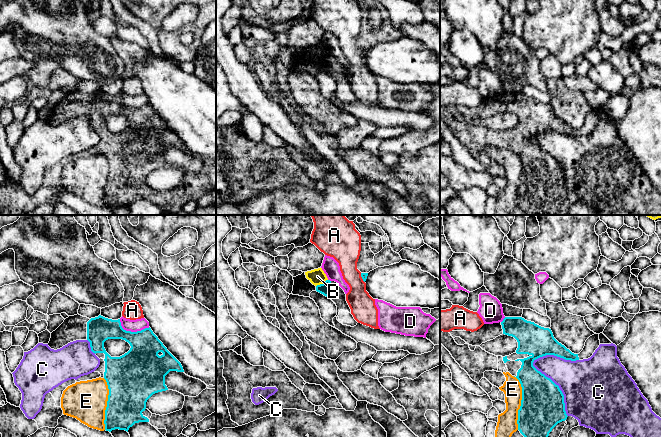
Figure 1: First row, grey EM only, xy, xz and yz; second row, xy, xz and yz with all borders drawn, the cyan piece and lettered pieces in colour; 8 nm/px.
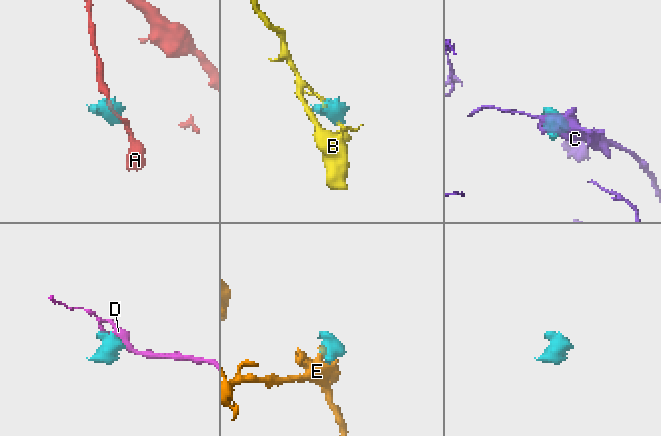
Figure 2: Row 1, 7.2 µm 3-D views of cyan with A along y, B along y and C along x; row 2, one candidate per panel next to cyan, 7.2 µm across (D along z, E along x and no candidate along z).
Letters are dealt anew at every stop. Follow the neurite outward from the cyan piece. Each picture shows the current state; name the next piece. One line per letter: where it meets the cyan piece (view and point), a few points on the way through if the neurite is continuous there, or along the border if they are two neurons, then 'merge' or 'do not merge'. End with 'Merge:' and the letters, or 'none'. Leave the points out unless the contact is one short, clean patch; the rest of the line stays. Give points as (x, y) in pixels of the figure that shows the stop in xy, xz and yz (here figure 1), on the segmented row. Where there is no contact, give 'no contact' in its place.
A: meets cyan in xz at (362, 278); do not merge
B: meets cyan in xz at (321, 284); border along xz (327, 279), (316, 286); do not merge
C: meets cyan in yz at (558, 386); do not merge
D: meets cyan in xy at (132, 332); do not merge
E: meets cyan in yz at (521, 402); do not merge
Merge: none

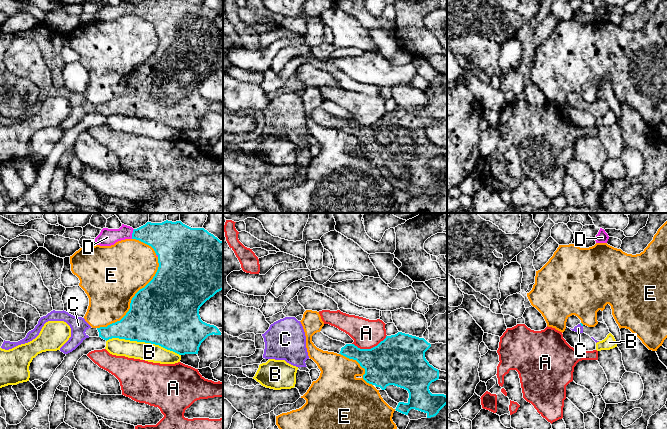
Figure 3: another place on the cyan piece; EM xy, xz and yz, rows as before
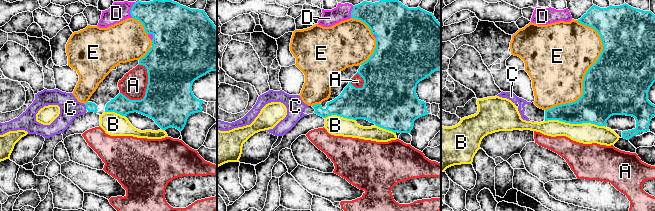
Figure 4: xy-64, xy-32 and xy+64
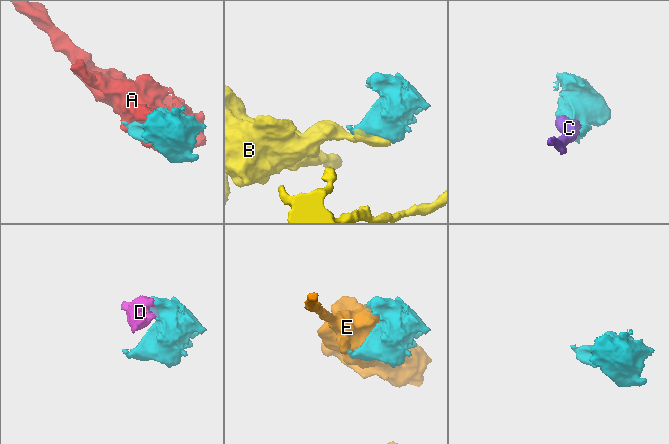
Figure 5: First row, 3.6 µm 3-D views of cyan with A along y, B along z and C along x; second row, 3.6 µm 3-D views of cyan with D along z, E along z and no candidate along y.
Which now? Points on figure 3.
A: meets cyan in xz at (369, 349); do not merge
B: meets cyan in xy at (143, 341); do not merge
C: meets cyan in yz at (581, 325); runs through yz (580, 323), (581, 325), (578, 328); merge
D: meets cyan in xy at (132, 234); merge
E: meets cyan in xy at (132, 299); do not merge
Merge: C, D

